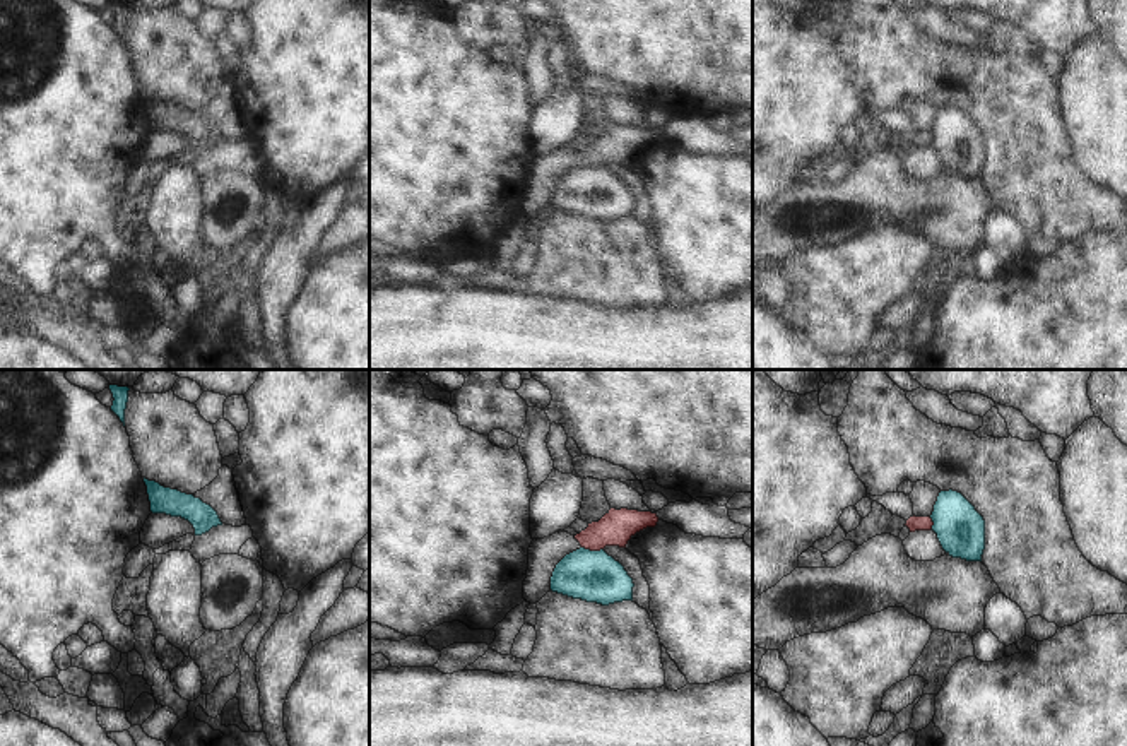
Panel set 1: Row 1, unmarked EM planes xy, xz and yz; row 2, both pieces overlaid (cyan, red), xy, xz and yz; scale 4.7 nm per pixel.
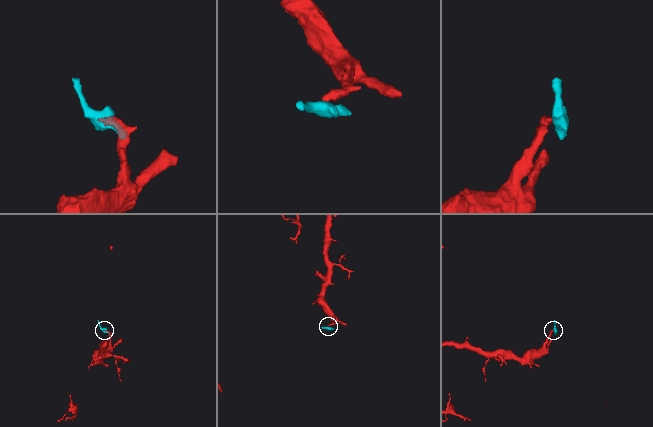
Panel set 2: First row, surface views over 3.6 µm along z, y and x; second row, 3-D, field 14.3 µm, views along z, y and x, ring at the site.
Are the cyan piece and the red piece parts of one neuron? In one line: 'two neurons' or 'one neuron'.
two neurons

